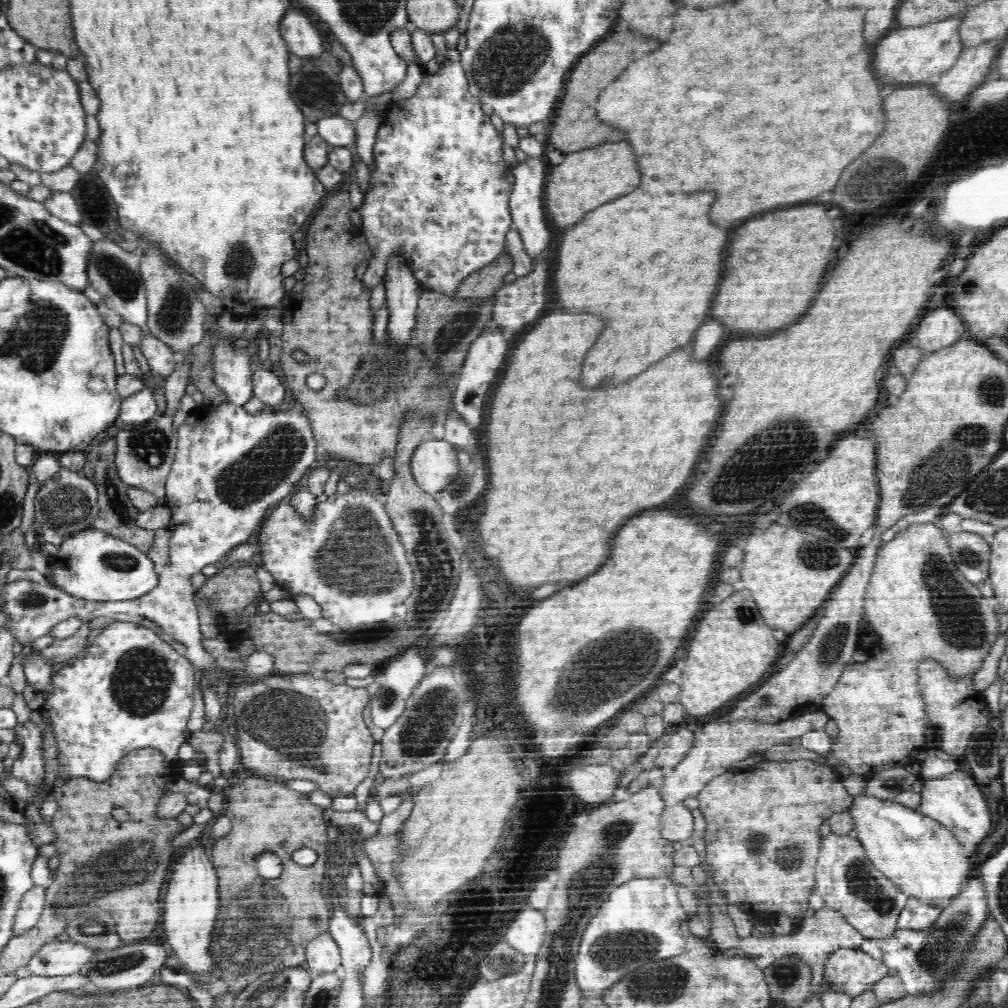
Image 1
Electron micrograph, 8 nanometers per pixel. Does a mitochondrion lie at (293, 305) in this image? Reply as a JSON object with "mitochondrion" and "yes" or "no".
{"mitochondrion":"no"}

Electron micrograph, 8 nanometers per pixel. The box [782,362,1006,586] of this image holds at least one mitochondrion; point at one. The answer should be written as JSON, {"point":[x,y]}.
{"point":[925,484]}

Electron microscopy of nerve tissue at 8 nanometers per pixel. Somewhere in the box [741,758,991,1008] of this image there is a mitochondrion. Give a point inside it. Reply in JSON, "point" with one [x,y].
{"point":[937,954]}

